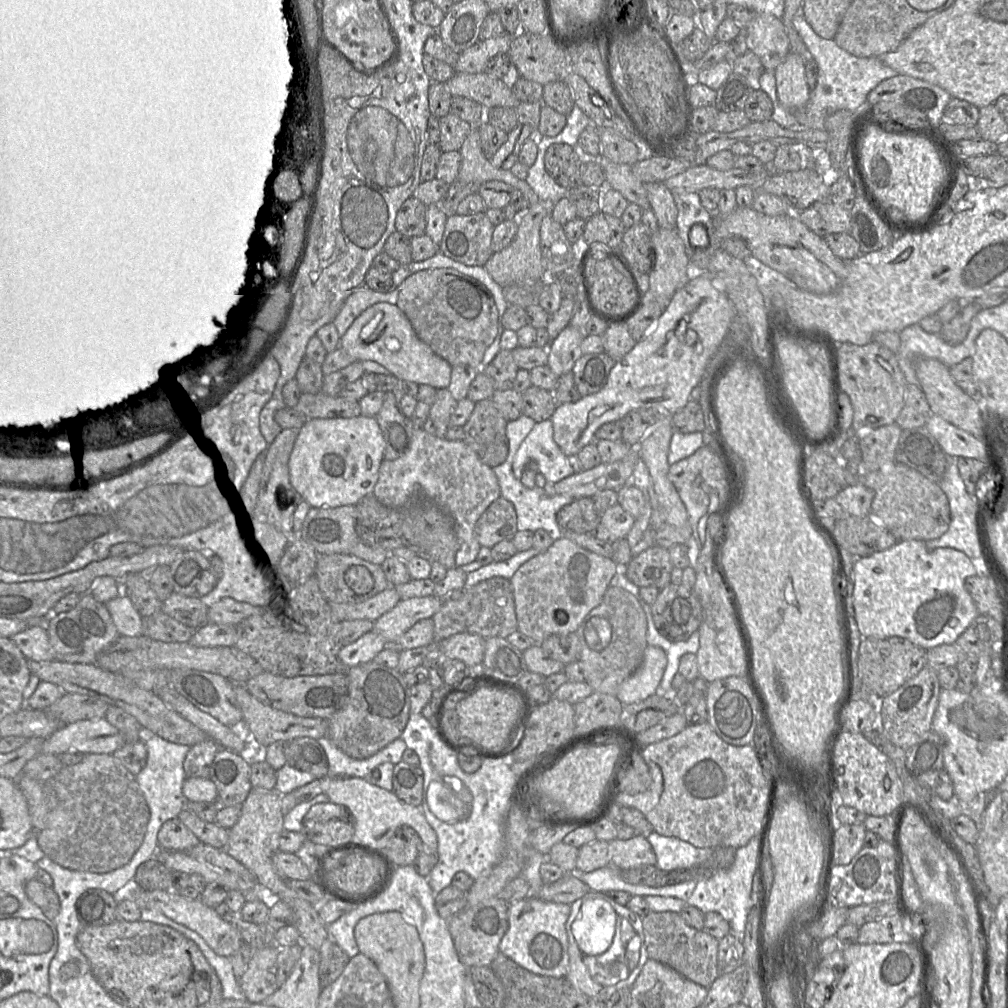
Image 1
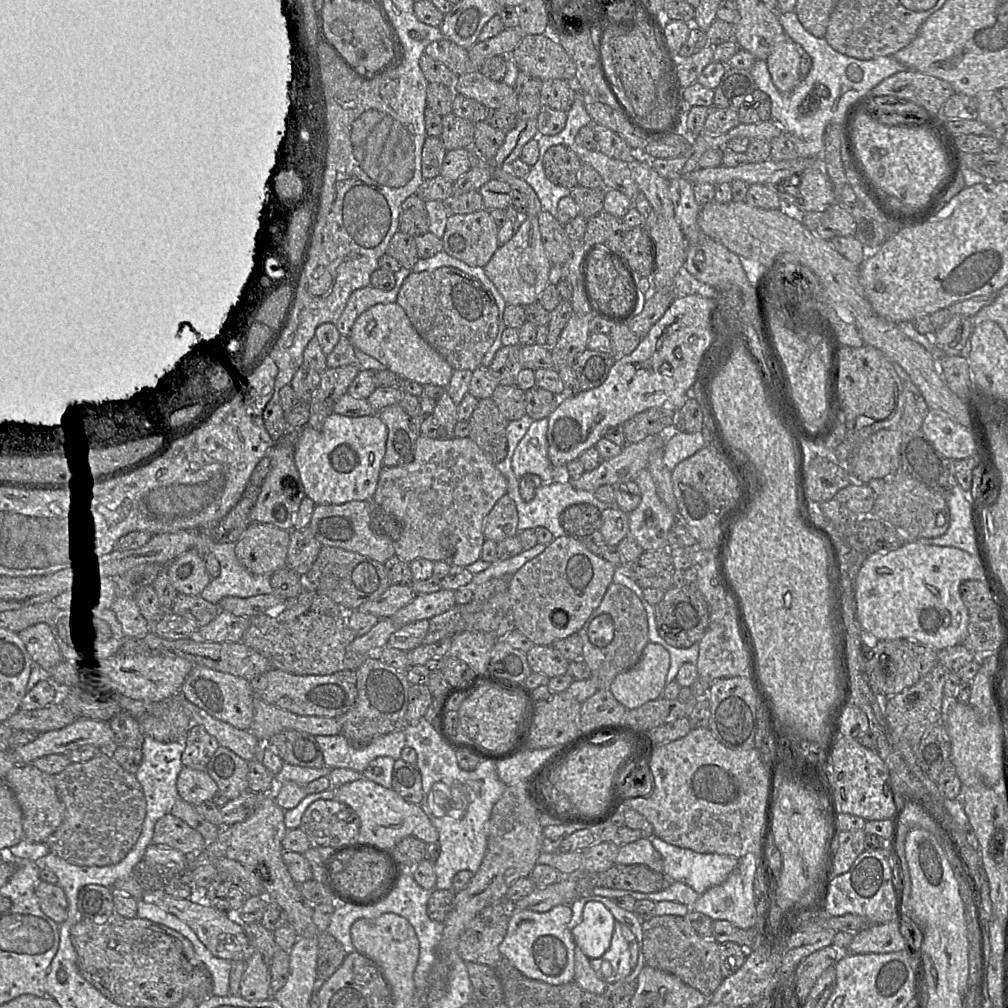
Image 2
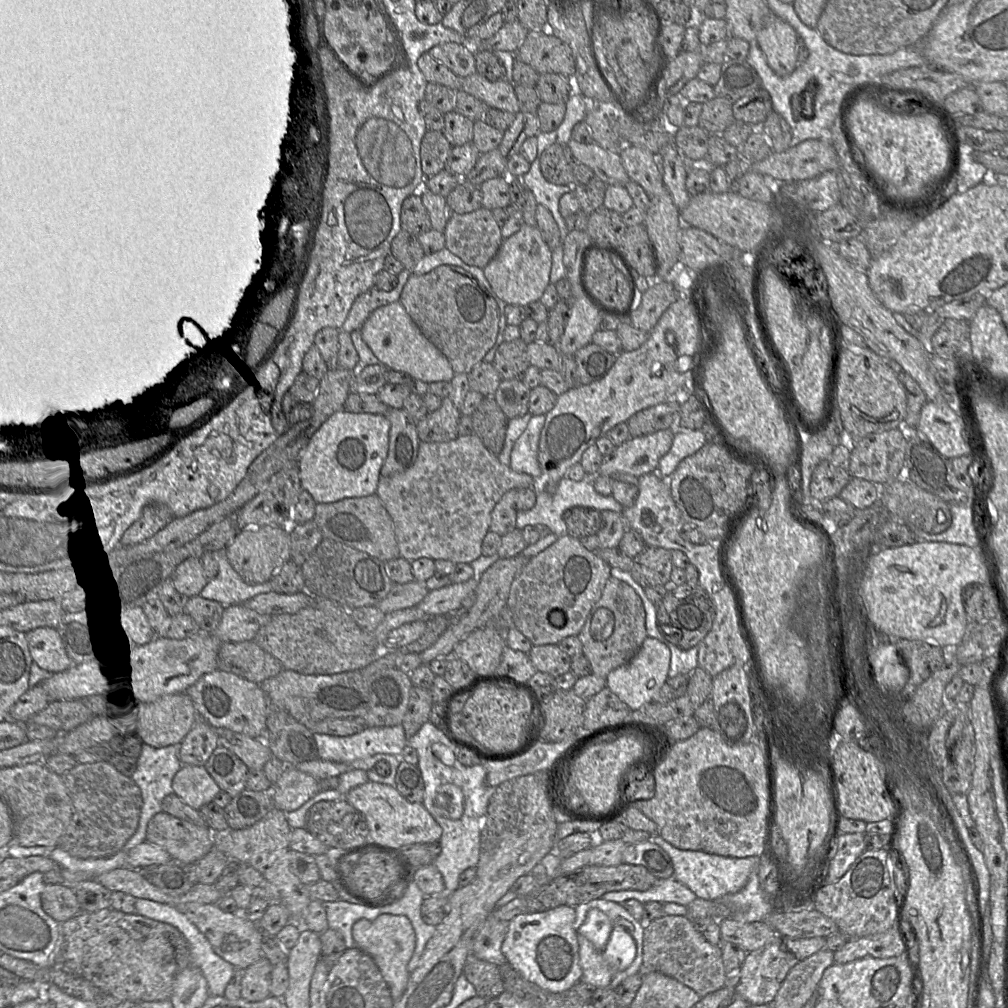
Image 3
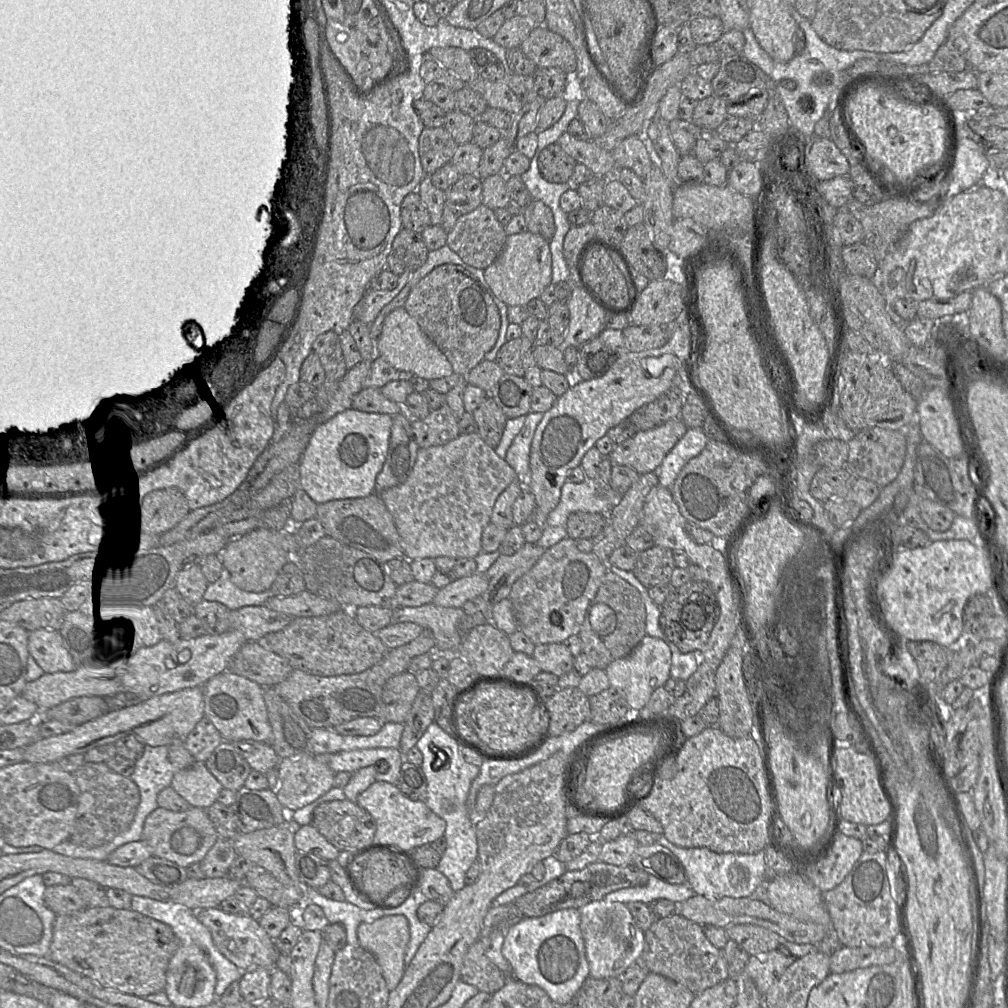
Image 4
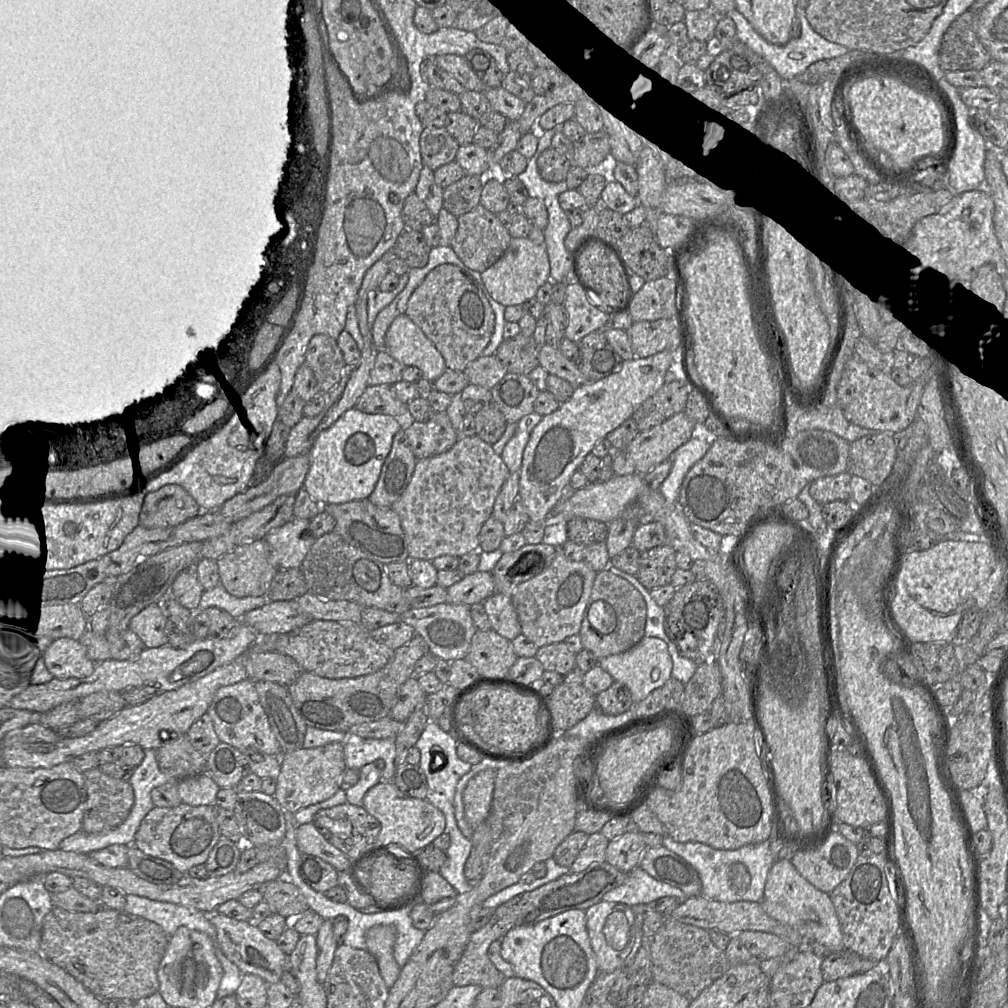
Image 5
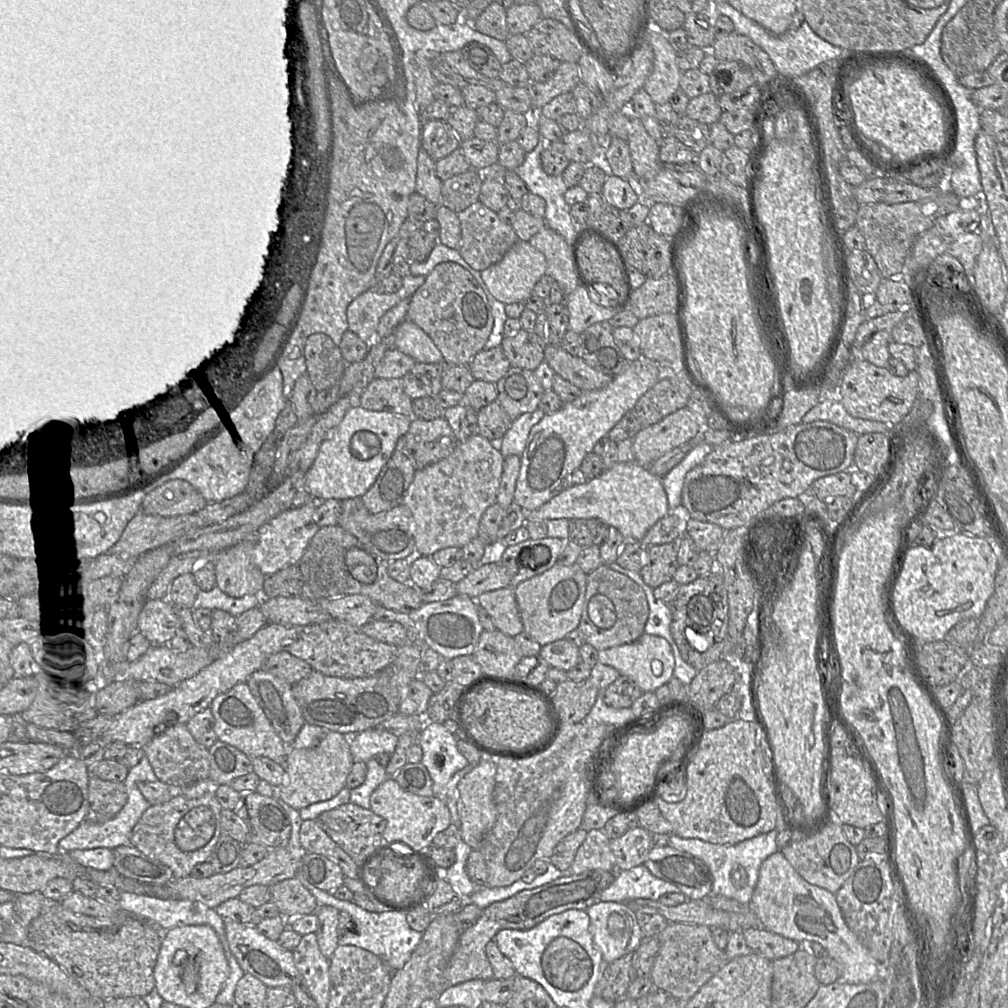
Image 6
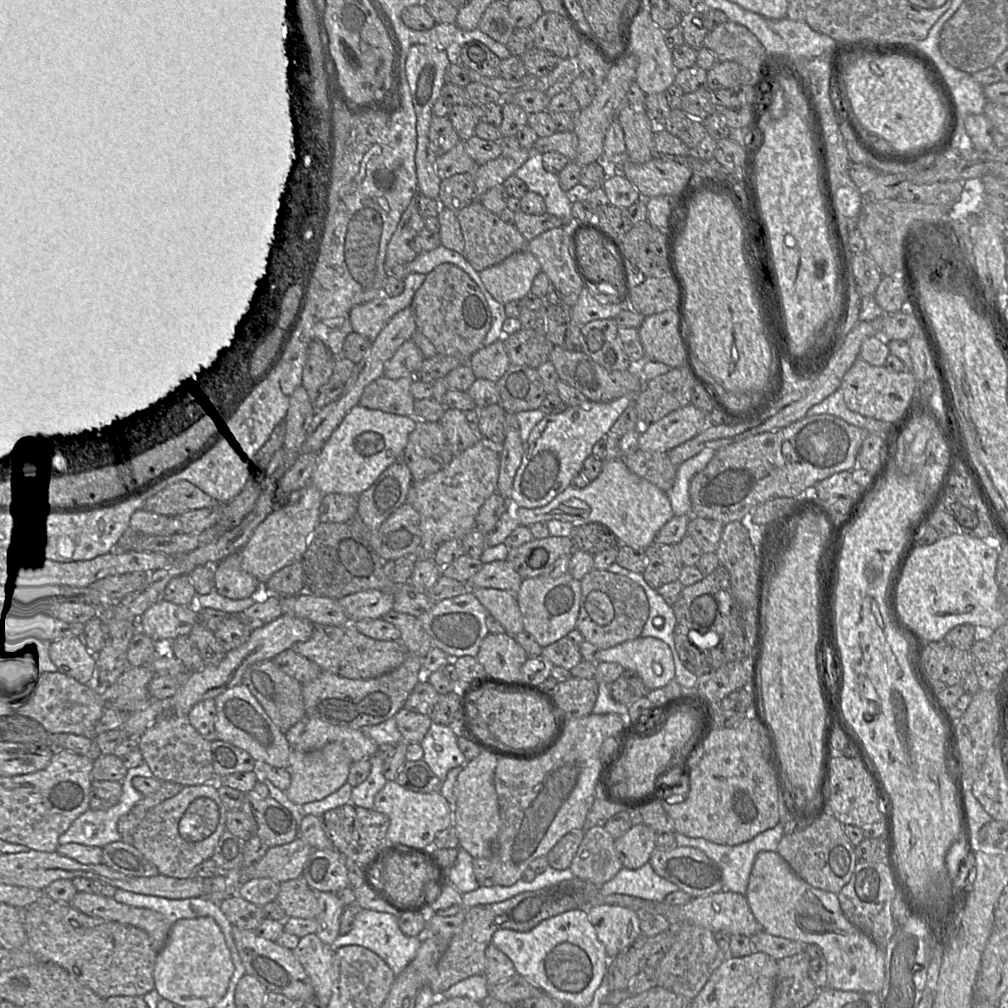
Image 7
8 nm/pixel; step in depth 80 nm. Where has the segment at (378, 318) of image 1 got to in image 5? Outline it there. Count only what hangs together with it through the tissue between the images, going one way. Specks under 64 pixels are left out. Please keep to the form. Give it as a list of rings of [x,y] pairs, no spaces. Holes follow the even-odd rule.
[[[406,314],[389,326],[384,349],[403,366],[415,366],[423,377],[433,382],[446,370],[443,356],[433,342]]]

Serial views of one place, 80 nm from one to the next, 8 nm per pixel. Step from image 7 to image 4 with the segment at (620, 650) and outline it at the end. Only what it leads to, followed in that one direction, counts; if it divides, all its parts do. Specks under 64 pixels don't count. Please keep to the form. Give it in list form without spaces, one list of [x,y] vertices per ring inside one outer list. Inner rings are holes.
[[[645,635],[639,645],[626,657],[614,660],[605,669],[611,687],[621,689],[631,713],[641,710],[651,694],[671,677],[672,654],[667,644],[657,638]]]

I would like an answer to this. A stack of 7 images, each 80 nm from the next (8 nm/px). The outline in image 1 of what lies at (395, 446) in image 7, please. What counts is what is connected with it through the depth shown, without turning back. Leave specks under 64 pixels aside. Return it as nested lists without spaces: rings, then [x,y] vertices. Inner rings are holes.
[[[359,415],[352,418],[308,419],[298,430],[290,455],[290,480],[312,507],[356,505],[364,496],[373,493],[384,460],[384,451],[385,439],[376,417]]]

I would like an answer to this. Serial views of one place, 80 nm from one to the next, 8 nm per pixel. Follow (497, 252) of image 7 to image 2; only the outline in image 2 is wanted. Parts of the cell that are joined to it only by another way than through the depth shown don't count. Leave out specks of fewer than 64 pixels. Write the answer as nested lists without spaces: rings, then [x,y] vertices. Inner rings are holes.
[[[485,208],[467,214],[450,214],[442,237],[443,251],[469,266],[484,267],[499,247],[498,229]]]

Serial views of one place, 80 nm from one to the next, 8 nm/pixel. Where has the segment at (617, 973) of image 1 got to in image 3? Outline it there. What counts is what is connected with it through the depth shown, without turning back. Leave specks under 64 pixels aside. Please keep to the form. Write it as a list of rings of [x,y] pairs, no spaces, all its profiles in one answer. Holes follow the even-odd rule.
[[[615,924],[606,946],[601,951],[606,964],[615,970],[624,970],[633,962],[637,946],[625,928]]]

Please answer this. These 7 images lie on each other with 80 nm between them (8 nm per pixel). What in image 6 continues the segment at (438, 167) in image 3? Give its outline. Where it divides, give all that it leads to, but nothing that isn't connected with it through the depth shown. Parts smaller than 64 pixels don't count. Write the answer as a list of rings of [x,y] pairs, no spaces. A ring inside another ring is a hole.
[[[424,120],[421,147],[434,159],[448,156],[460,147],[460,139],[446,120]]]

